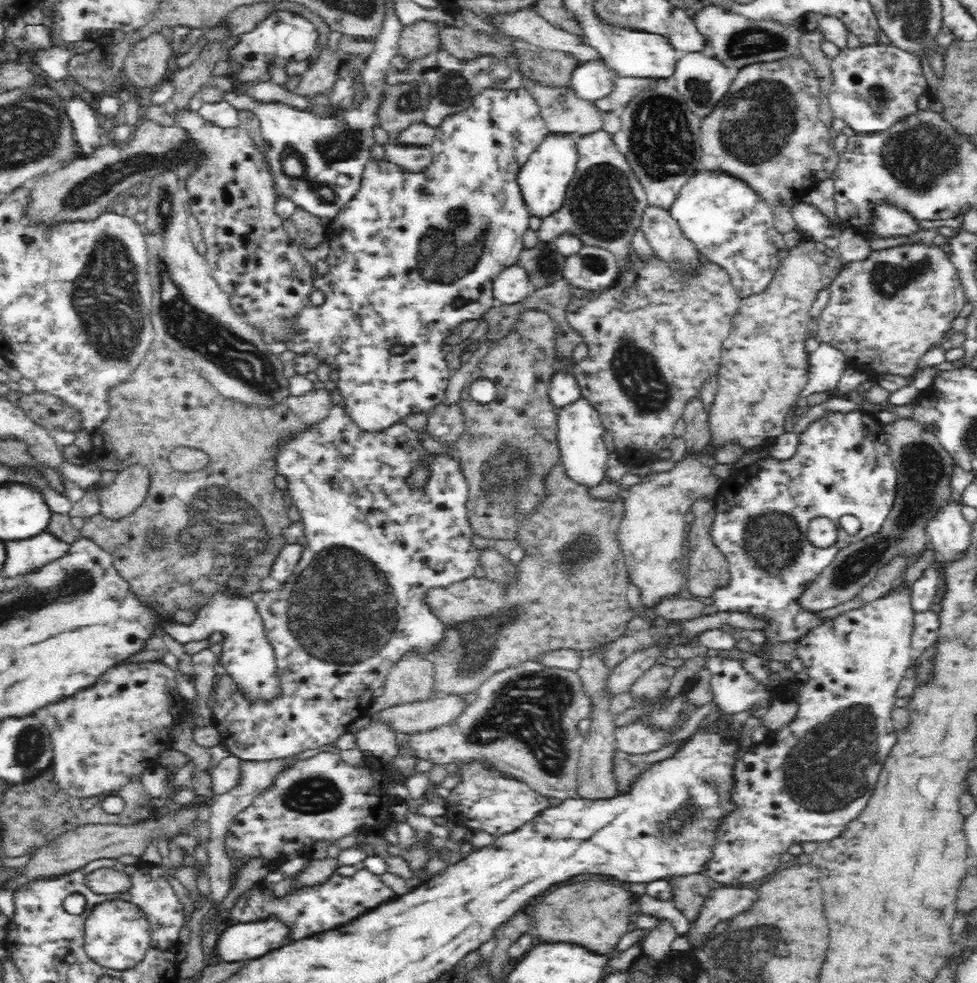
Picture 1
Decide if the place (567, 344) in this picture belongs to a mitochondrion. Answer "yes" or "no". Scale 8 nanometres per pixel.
no

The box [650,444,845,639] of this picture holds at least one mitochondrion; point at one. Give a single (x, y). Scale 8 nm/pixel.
(771, 539)

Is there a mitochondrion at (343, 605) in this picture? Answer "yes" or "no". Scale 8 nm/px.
yes

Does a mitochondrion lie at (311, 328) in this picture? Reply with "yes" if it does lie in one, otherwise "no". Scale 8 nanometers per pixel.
no

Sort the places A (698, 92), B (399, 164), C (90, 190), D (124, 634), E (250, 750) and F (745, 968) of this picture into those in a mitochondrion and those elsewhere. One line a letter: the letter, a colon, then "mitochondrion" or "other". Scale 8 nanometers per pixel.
A: mitochondrion
B: other
C: mitochondrion
D: other
E: other
F: mitochondrion

